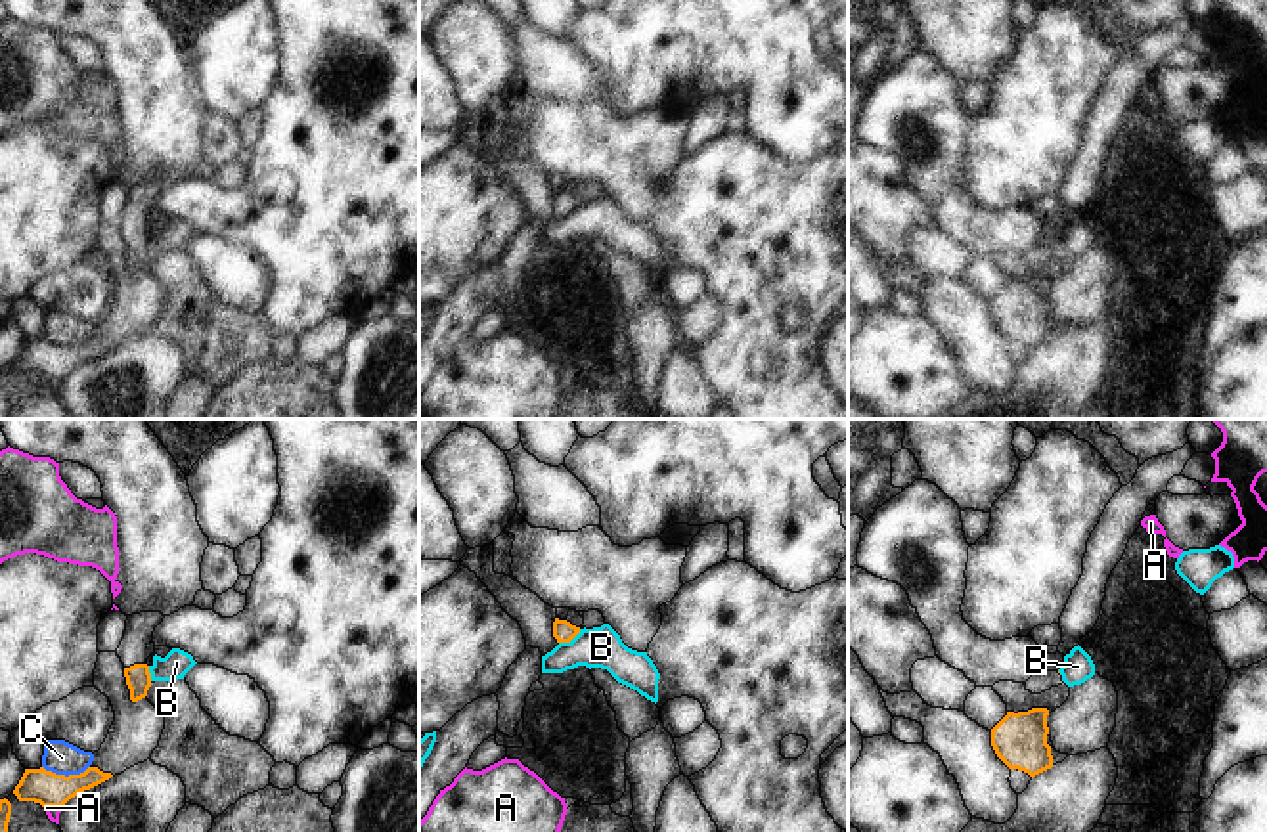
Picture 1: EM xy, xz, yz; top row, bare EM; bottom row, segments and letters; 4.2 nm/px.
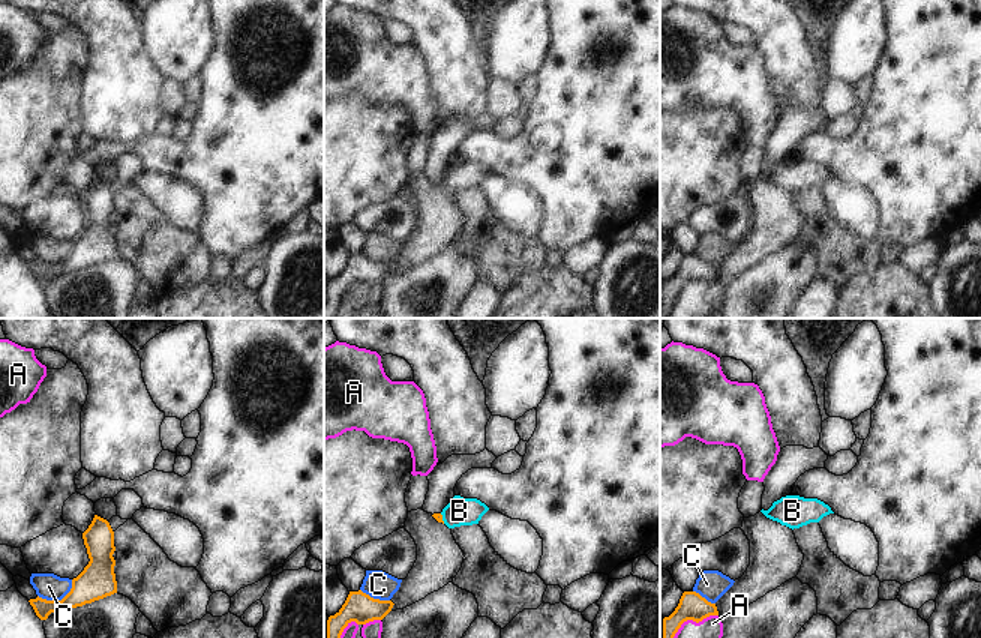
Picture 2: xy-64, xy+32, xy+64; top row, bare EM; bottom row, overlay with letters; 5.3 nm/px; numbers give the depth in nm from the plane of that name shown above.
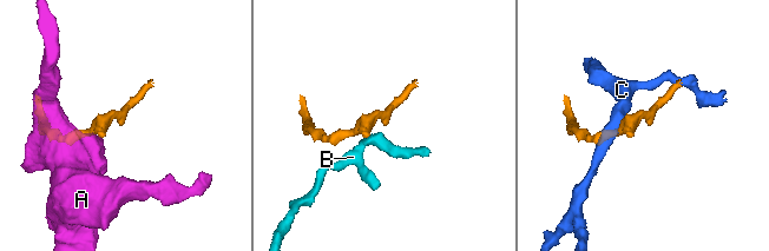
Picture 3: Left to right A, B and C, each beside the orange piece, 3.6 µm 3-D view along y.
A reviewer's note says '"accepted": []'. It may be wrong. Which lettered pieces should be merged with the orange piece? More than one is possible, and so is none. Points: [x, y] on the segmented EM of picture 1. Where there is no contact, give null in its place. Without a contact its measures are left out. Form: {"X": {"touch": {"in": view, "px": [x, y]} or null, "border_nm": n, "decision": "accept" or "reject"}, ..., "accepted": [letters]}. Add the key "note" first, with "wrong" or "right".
{"note": "right", "A": {"touch": {"in": "xy", "px": [52, 806]}, "border_nm": 70, "decision": "reject"}, "B": {"touch": {"in": "xz", "px": [569, 641]}, "border_nm": 110, "decision": "reject"}, "C": {"touch": {"in": "xy", "px": [64, 775]}, "border_nm": 200, "decision": "reject"}, "accepted": []}

